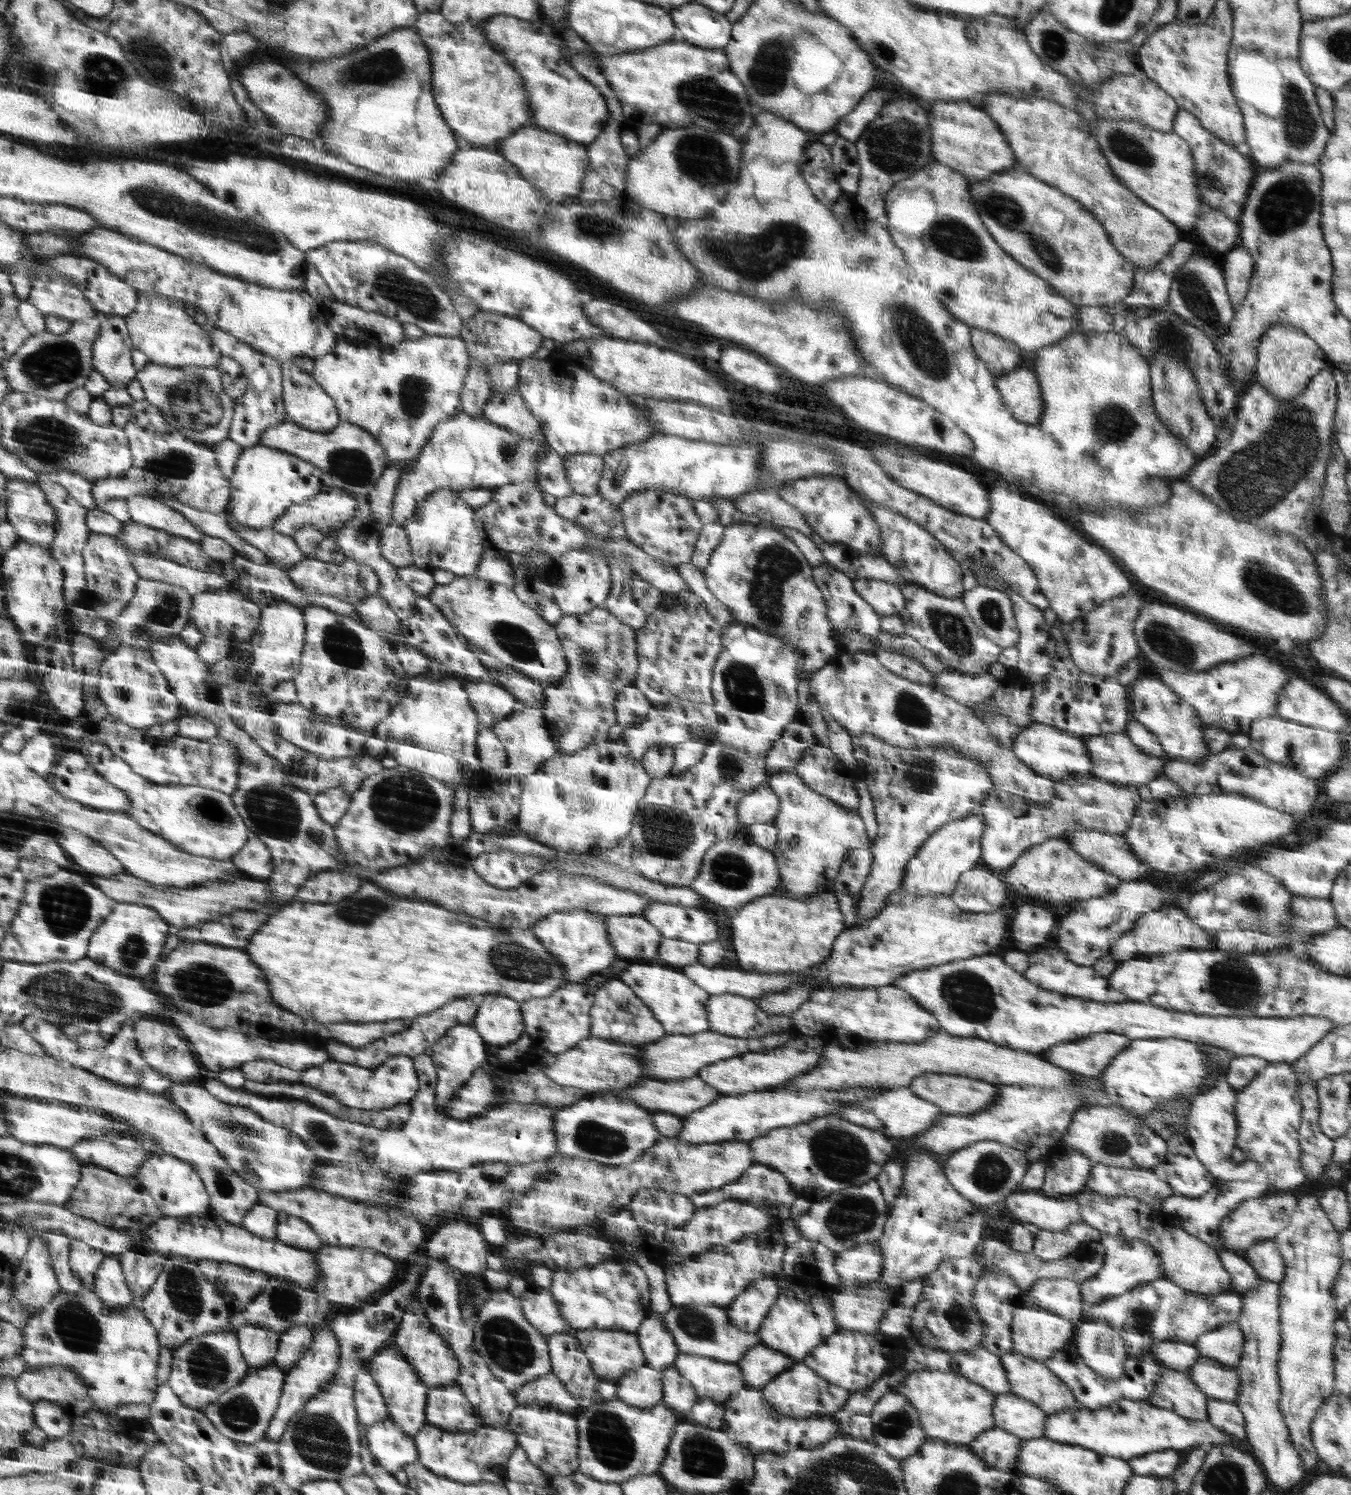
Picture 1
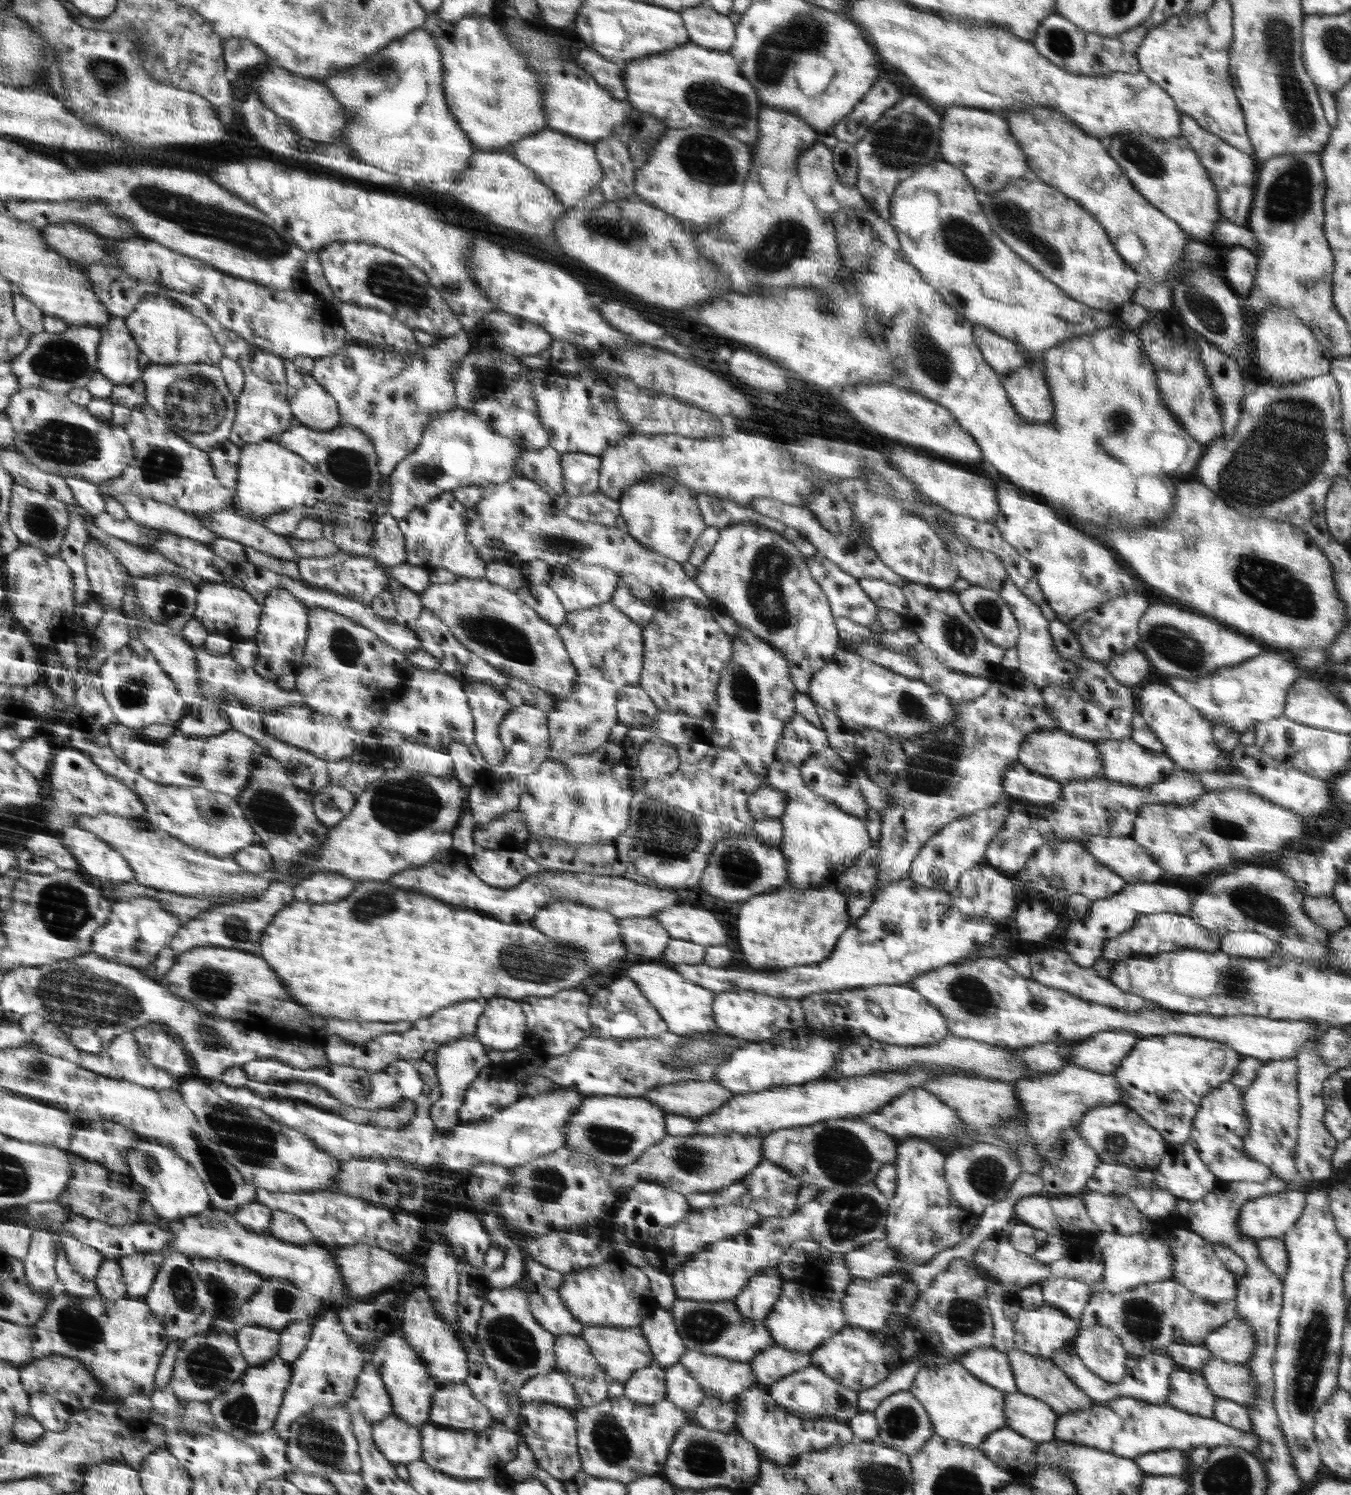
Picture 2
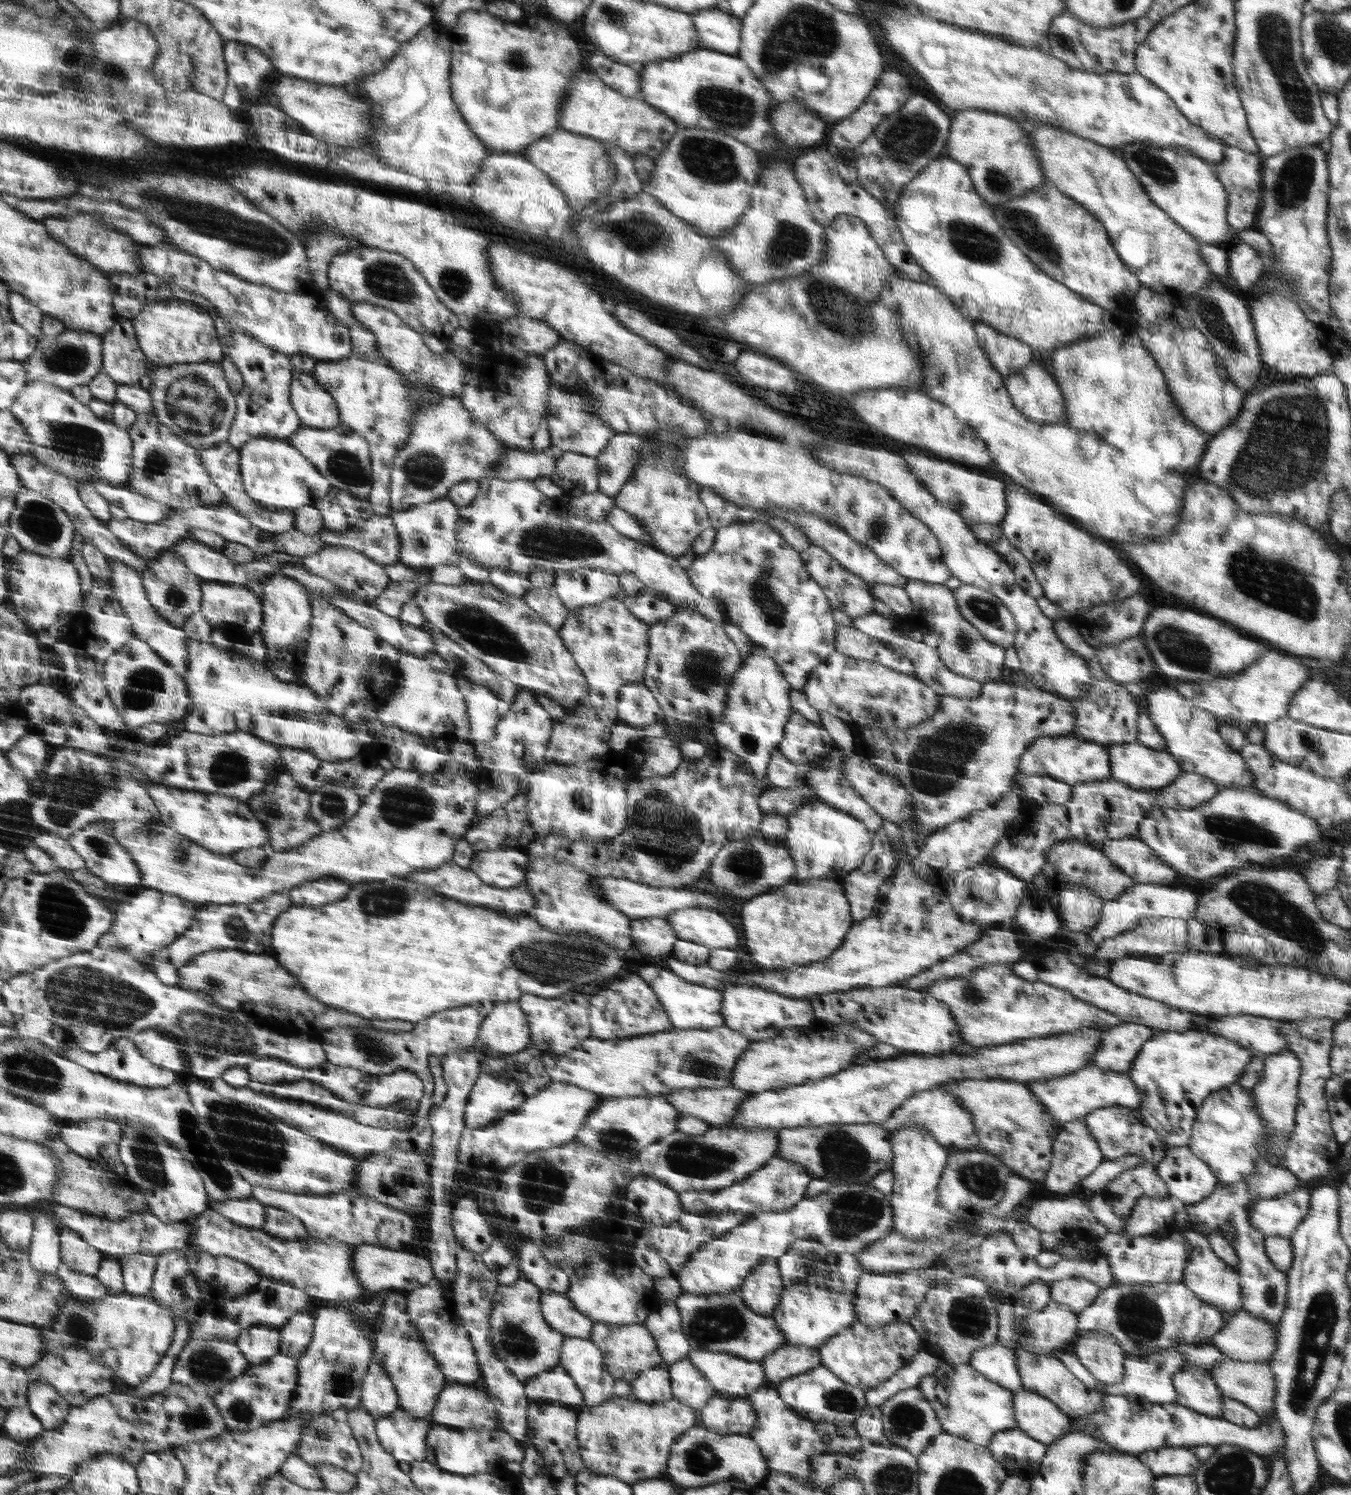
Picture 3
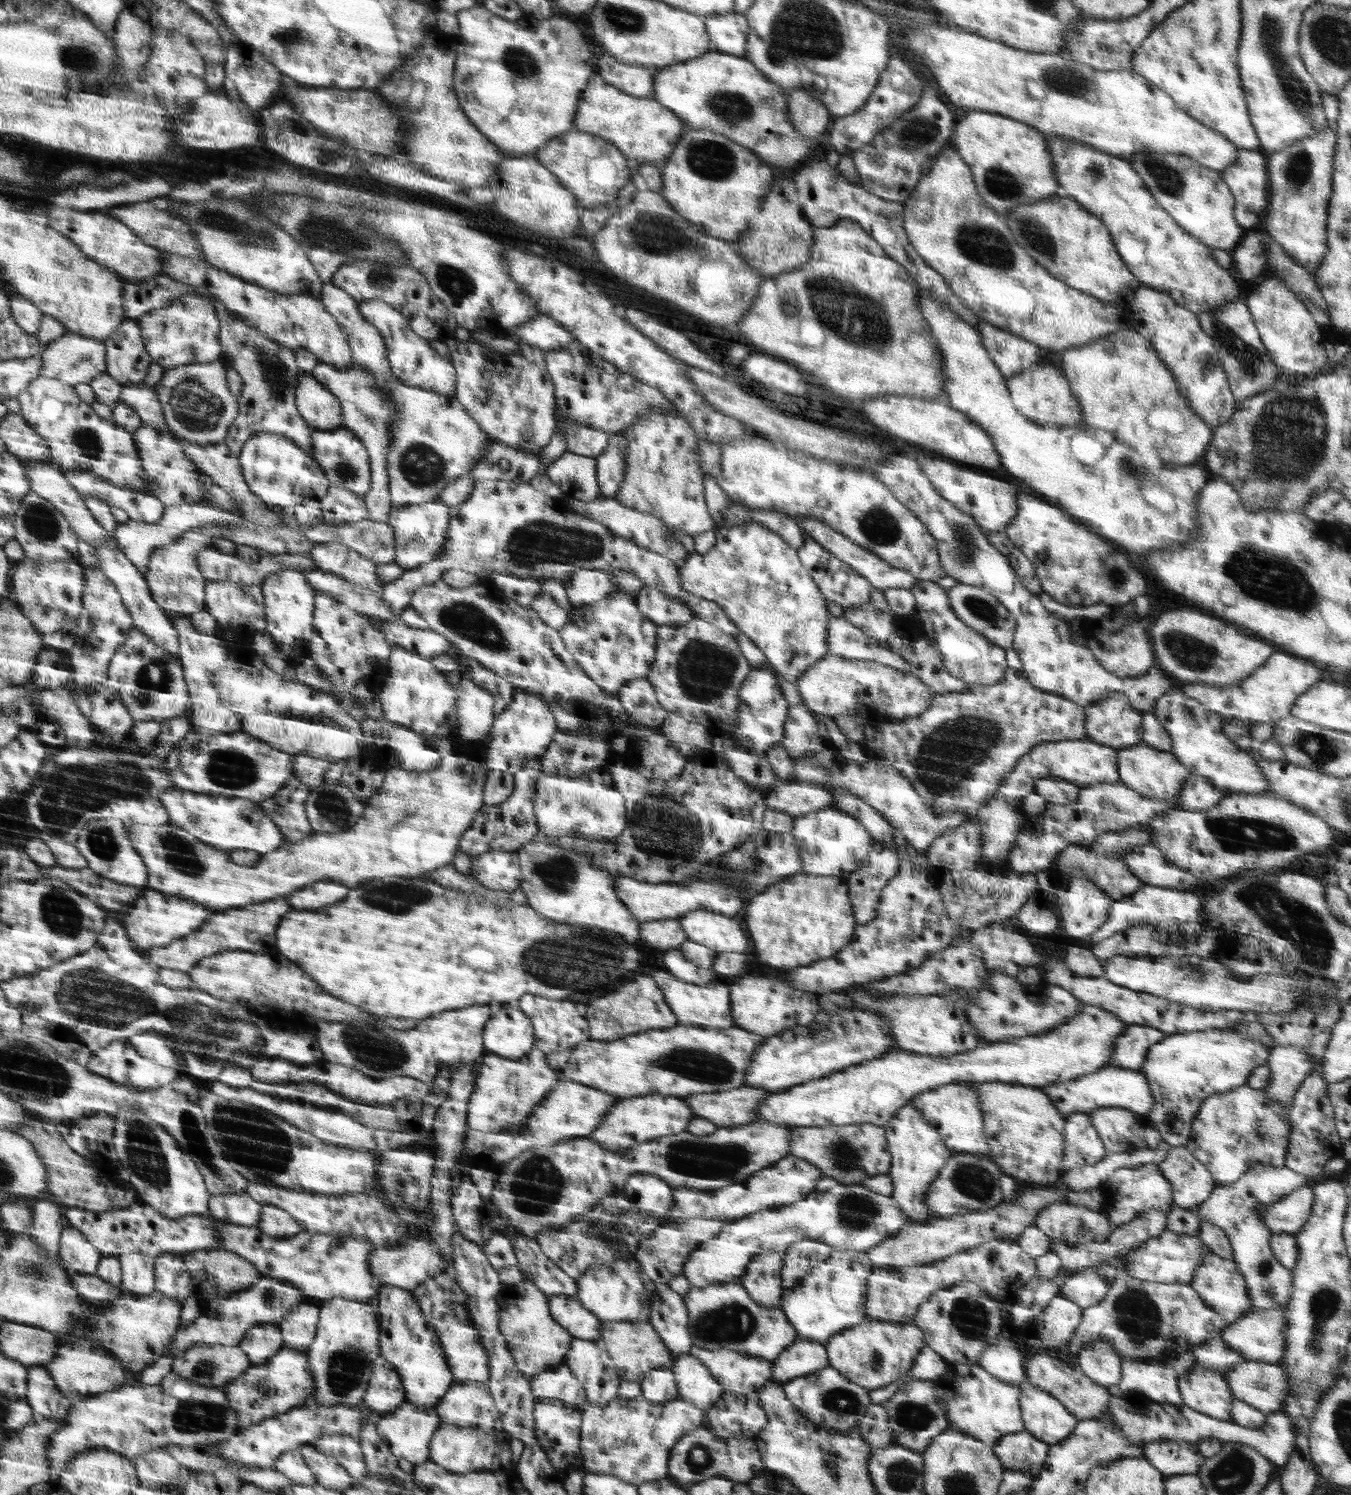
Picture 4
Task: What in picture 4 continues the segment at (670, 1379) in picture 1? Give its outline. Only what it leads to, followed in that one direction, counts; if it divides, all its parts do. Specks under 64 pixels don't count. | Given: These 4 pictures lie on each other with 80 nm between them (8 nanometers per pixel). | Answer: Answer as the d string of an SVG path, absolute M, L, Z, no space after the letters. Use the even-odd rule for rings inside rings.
M684 1352L671 1367L678 1383L679 1398L692 1401L702 1409L709 1409L722 1398L723 1385L718 1377L695 1356Z

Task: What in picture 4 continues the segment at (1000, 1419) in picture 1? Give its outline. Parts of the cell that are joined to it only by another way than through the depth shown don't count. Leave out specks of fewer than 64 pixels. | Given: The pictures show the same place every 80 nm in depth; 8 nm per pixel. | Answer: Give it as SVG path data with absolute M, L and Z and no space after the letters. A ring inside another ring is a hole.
M1029 1382L1020 1383L1019 1388L1022 1388L1020 1401L1025 1430L1038 1440L1042 1440L1049 1445L1059 1443L1071 1435L1080 1420L1071 1412L1068 1412L1064 1405L1059 1400L1056 1400L1056 1397L1037 1386L1032 1386Z

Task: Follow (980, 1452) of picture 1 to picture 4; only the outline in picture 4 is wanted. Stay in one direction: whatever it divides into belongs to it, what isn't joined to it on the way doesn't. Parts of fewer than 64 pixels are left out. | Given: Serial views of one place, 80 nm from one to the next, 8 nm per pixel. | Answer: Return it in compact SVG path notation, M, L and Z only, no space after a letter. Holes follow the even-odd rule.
M1027 1430L1004 1435L994 1448L1003 1467L1018 1470L1035 1478L1044 1468L1050 1445L1032 1436Z

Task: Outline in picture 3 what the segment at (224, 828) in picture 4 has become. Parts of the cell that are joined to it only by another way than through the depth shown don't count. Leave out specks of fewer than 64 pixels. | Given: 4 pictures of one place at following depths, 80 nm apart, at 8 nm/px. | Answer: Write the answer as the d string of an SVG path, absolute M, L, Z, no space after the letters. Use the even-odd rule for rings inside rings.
M150 784L148 792L152 792L152 800L159 809L160 823L182 836L197 842L211 852L222 855L248 848L267 848L271 837L267 835L266 824L258 817L254 818L246 801L238 802L236 797L229 797L218 793L208 794L200 790L180 790L170 786Z

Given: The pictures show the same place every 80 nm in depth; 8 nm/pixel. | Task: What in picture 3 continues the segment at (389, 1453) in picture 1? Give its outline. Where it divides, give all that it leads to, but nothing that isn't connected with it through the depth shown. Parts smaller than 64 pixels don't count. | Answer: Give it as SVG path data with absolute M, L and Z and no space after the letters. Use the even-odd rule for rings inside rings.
M401 1408L375 1422L379 1443L399 1462L414 1463L427 1458L427 1436L431 1417L416 1418Z

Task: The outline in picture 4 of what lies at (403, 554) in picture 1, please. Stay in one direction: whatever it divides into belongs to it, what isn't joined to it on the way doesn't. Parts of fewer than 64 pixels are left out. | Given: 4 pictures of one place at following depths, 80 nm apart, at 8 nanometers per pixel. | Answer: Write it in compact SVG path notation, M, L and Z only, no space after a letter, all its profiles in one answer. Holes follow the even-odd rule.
M265 503L265 507L269 508L268 512L275 512L283 520L282 527L303 534L302 536L308 538L310 544L336 542L354 549L363 557L369 558L372 563L384 564L395 562L394 531L388 521L372 520L364 517L360 521L356 520L353 523L341 523L340 525L323 522L318 526L304 526L295 519L291 509L269 503Z

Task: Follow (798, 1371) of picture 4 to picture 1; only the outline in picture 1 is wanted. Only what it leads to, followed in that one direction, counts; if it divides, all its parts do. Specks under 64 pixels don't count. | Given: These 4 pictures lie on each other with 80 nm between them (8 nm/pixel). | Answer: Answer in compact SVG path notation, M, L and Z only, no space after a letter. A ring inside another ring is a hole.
M763 1345L752 1348L743 1358L735 1362L743 1371L746 1386L754 1388L766 1387L776 1376L795 1366L795 1360L779 1350Z

